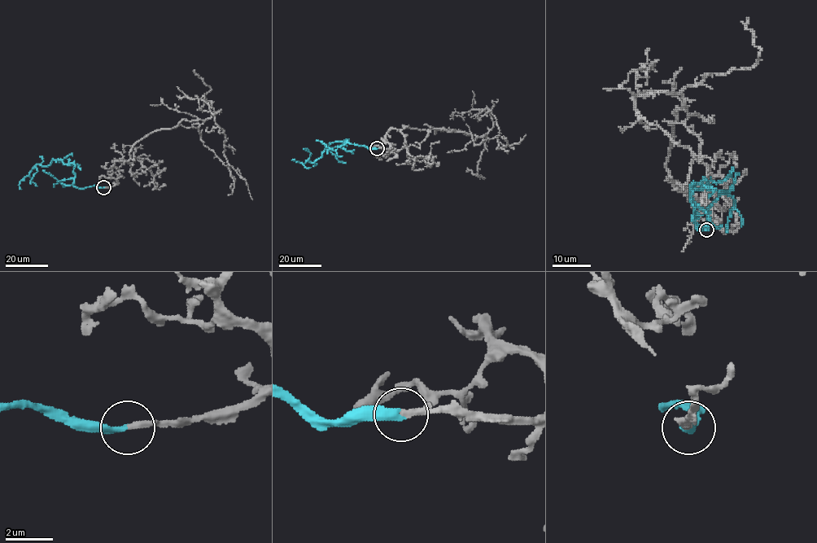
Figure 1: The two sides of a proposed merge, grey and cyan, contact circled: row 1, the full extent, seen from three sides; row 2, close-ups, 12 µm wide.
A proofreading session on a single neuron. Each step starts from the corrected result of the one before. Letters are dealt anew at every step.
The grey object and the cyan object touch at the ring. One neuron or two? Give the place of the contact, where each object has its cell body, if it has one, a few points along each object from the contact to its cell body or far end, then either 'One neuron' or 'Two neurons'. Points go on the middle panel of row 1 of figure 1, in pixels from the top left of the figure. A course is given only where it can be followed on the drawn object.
Place: (377, 148). Soma of grey: none. Soma of cyan: none. Course of grey: (377, 148), (390, 148), (386, 133), (404, 125), (484, 136), (493, 125), (487, 108), (497, 148), (526, 134). Course of cyan: (377, 148), (349, 143), (347, 139), (341, 145), (327, 148), (313, 162), (294, 159). One neuron

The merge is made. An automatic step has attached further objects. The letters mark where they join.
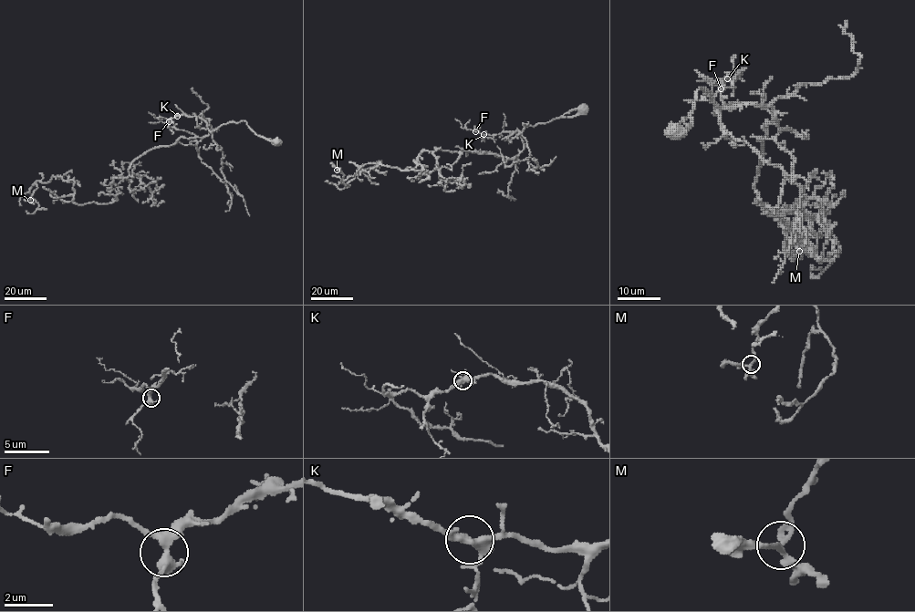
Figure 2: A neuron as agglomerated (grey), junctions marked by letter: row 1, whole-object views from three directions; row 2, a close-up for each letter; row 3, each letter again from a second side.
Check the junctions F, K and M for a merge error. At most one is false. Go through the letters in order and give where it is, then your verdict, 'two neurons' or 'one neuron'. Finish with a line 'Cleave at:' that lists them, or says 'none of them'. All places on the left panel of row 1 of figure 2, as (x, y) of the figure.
F: at (169, 121); one neuron
K: at (177, 116); one neuron
M: at (30, 200); one neuron
Cleave at: none of them

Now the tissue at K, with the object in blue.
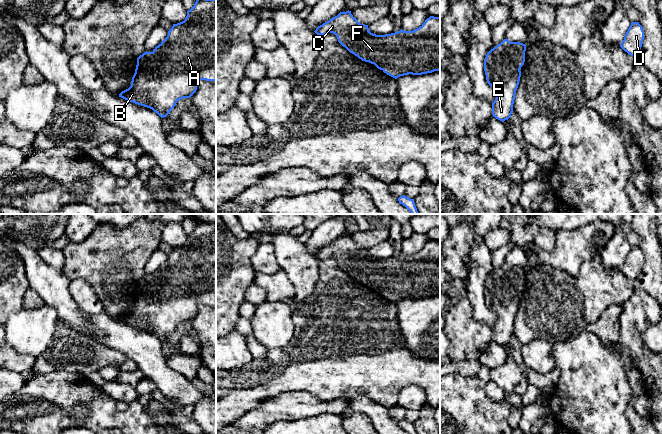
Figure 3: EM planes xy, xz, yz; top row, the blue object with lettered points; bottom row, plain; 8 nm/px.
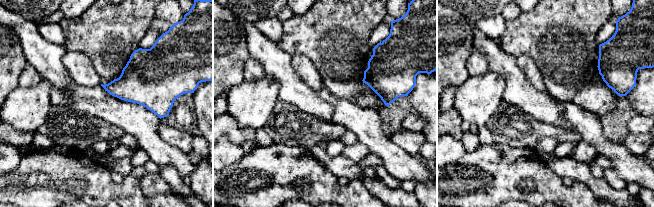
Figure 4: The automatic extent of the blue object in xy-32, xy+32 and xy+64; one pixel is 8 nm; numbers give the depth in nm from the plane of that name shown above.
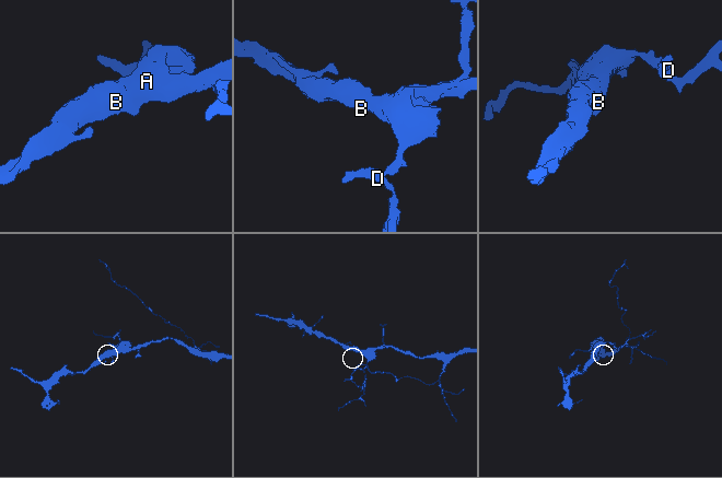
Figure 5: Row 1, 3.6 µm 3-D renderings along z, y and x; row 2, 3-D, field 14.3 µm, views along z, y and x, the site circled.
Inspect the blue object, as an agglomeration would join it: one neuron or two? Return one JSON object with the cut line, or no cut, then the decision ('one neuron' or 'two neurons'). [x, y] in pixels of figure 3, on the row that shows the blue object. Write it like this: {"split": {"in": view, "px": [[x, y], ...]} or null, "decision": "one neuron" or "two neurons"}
{"split": null, "decision": "one neuron"}

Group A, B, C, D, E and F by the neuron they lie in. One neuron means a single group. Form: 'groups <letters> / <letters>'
groups A B C D E F

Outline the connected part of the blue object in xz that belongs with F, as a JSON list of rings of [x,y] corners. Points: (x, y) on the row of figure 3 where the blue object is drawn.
[[[348,10],[318,26],[314,32],[317,35],[335,34],[338,42],[350,53],[374,64],[395,79],[408,74],[422,75],[440,70],[440,17],[430,16],[413,31],[401,29],[391,34],[376,35],[369,31],[368,25],[360,24]]]

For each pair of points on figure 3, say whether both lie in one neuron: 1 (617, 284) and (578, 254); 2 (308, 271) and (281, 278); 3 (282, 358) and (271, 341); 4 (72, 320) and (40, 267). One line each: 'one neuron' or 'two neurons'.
1: two neurons
2: two neurons
3: two neurons
4: one neuron

